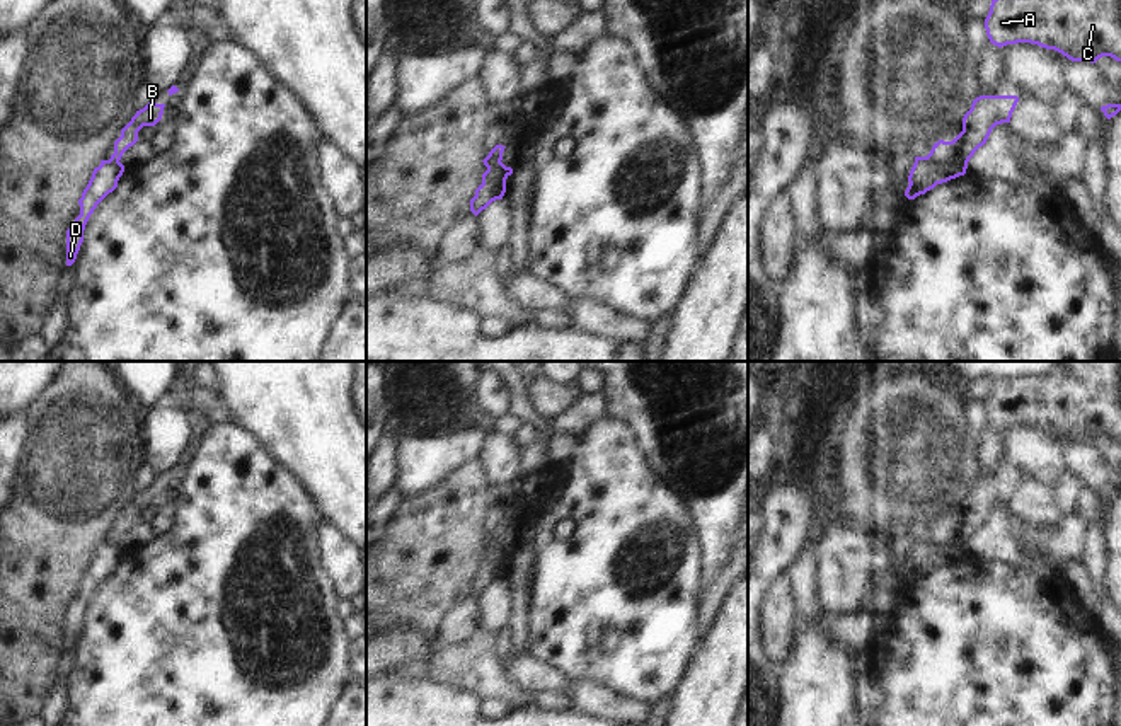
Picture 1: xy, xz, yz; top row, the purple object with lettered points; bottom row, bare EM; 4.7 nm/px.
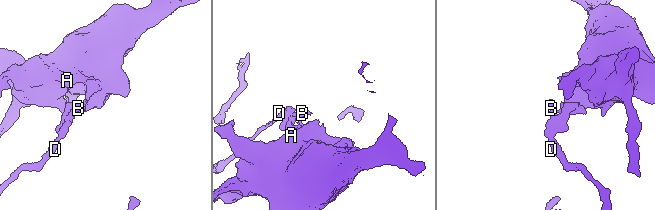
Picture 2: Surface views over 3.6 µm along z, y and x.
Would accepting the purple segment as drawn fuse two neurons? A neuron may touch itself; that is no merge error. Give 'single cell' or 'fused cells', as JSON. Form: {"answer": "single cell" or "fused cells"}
{"answer": "fused cells"}

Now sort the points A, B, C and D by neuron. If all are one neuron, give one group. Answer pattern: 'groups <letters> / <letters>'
groups A B C / D

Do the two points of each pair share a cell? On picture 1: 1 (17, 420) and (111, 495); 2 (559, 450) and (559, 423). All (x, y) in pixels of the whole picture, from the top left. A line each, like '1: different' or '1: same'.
1: different
2: different

